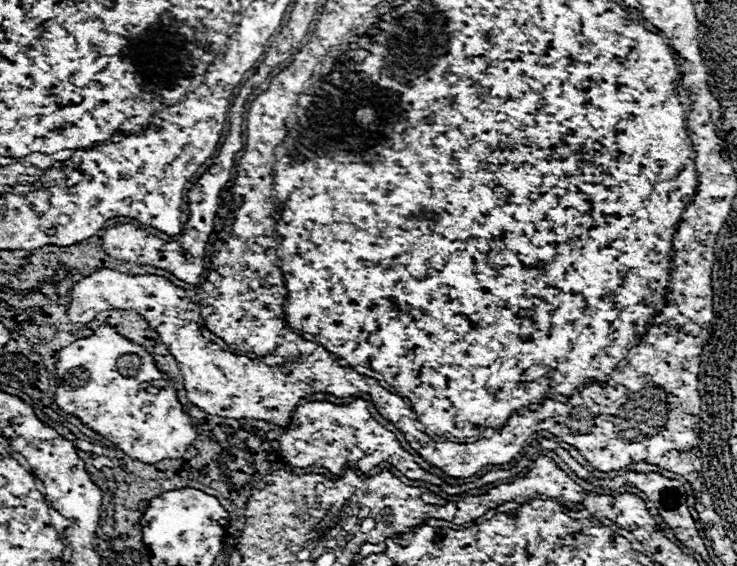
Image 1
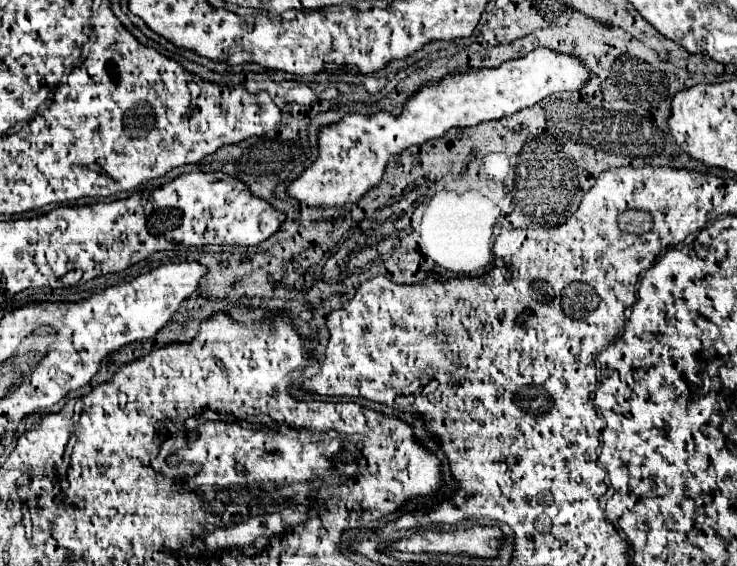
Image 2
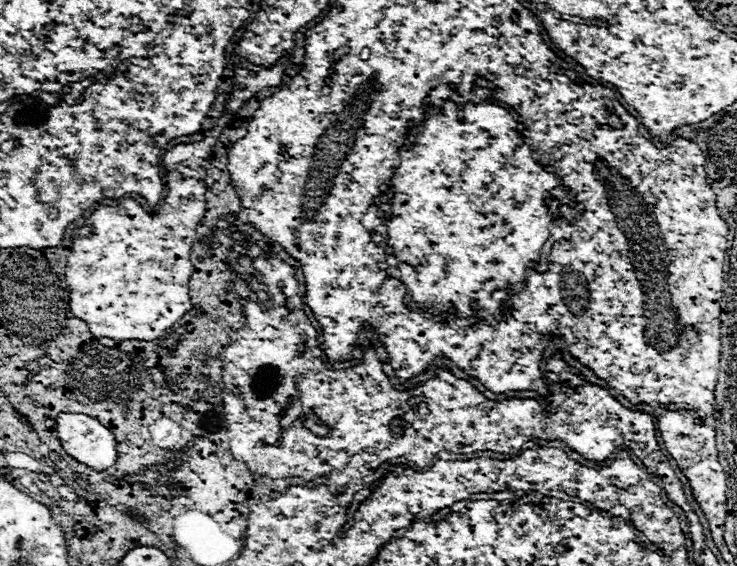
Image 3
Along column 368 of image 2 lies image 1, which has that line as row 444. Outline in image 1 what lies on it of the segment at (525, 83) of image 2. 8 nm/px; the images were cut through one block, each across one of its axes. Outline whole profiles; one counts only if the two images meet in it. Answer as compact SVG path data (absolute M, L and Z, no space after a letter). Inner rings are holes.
M102 324L92 336L80 338L74 344L62 348L58 356L60 356L58 366L56 366L56 376L60 378L60 386L56 388L58 408L62 408L68 414L74 414L76 418L82 420L82 424L86 424L88 428L92 428L100 436L108 438L112 444L116 444L130 458L140 460L144 464L156 464L164 458L182 458L184 456L186 448L196 438L196 430L192 428L190 418L184 414L182 404L176 398L176 390L172 388L172 380L166 374L158 372L152 356L148 352L144 352L142 346L130 344L126 338L122 338L118 332L114 332L114 328L110 328L108 324ZM124 352L136 354L142 360L138 374L132 378L124 378L118 370L110 368L110 362L116 362ZM154 380L168 380L168 388L162 388L162 390L154 388L154 386L144 388L144 384L150 384Z

